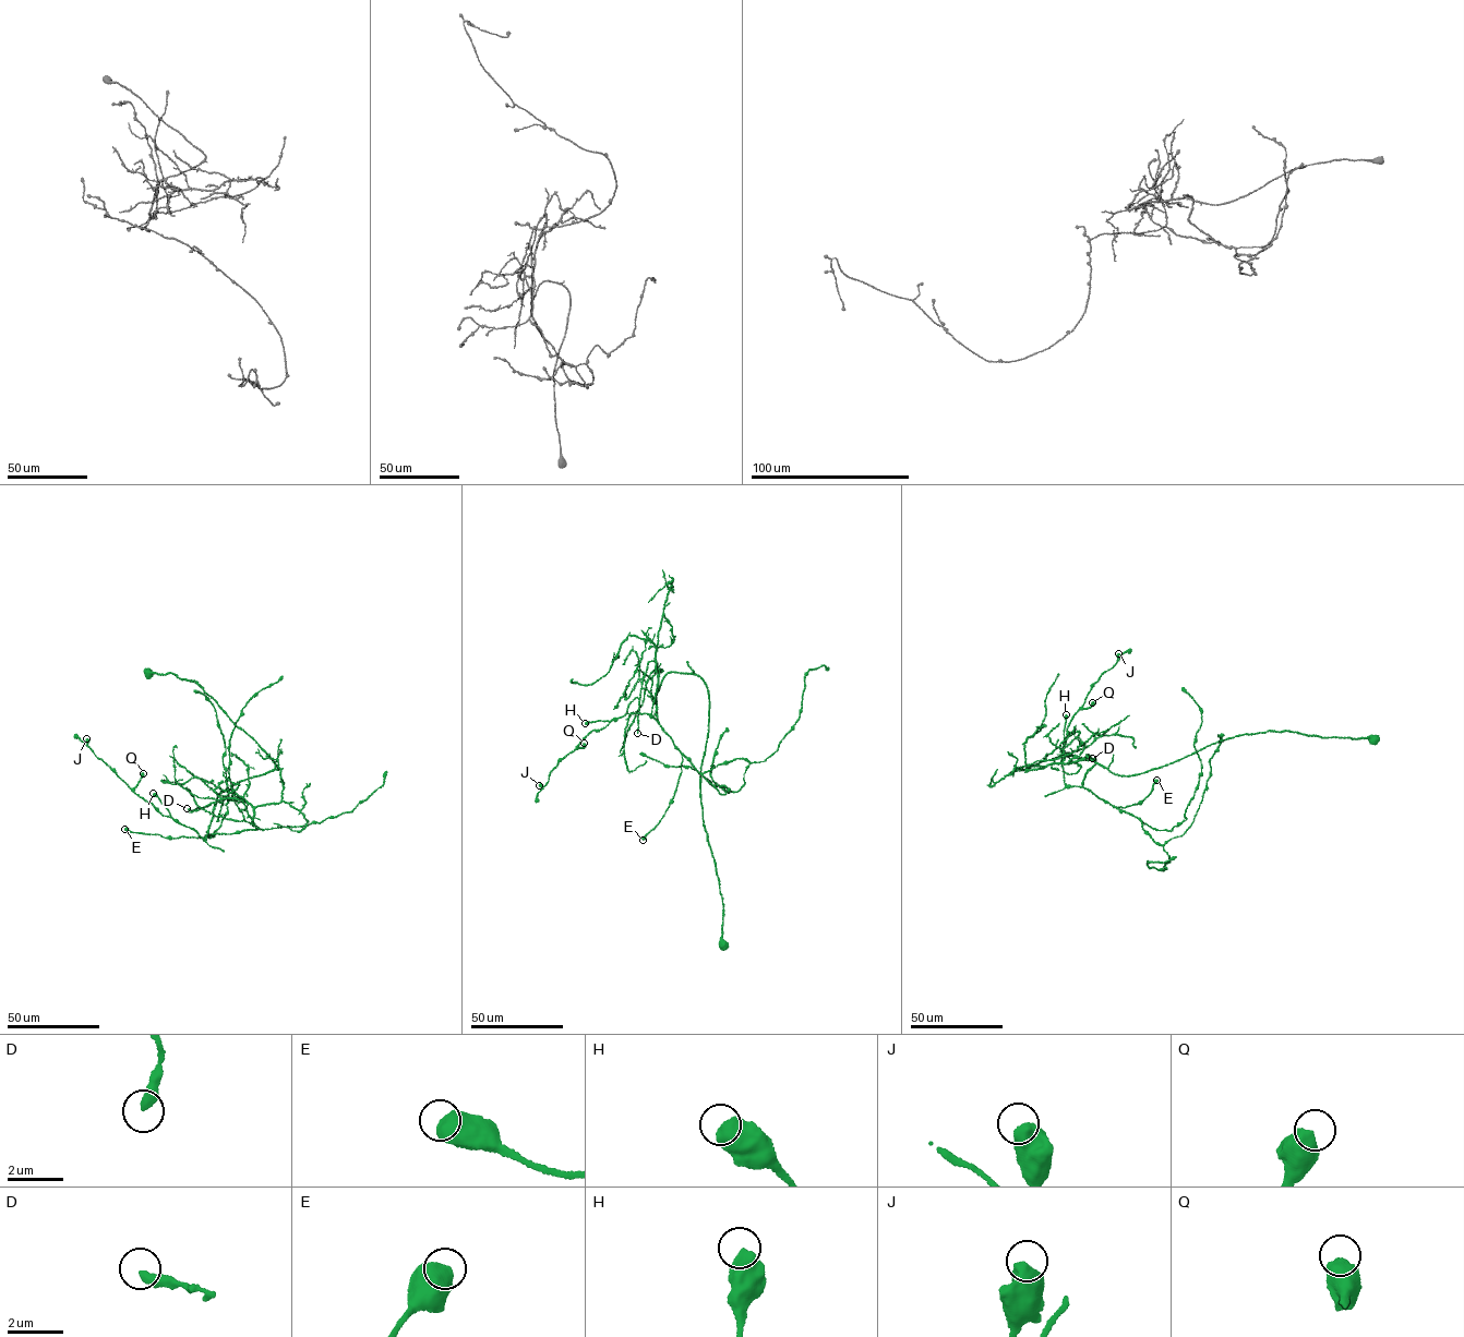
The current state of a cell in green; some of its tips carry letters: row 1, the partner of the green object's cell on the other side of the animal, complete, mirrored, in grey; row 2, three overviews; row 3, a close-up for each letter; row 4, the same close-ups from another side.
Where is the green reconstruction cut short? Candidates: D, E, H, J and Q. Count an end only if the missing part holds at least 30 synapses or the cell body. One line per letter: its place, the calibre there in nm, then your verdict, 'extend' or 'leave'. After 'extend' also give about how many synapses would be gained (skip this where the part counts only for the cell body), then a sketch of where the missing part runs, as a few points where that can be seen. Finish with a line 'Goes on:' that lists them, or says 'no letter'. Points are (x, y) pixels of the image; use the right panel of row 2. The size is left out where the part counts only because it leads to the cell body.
D: (1092, 758) | 360 nm | leave
E: (1156, 780) | 700 nm | leave
H: (1066, 714) | 600 nm | leave
J: (1118, 653) | 750 nm | leave
Q: (1092, 702) | 550 nm | leave
Goes on: no letter

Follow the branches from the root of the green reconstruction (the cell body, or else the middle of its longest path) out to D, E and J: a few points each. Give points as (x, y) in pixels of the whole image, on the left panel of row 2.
D: (148, 672), (170, 673), (196, 682), (279, 769), (232, 785), (246, 802), (227, 798), (187, 808)
E: (148, 672), (170, 673), (196, 682), (279, 769), (222, 792), (206, 836), (166, 838), (124, 829)
J: (148, 672), (170, 673), (196, 682), (278, 769), (222, 792), (204, 839), (133, 792), (95, 756), (86, 738)

